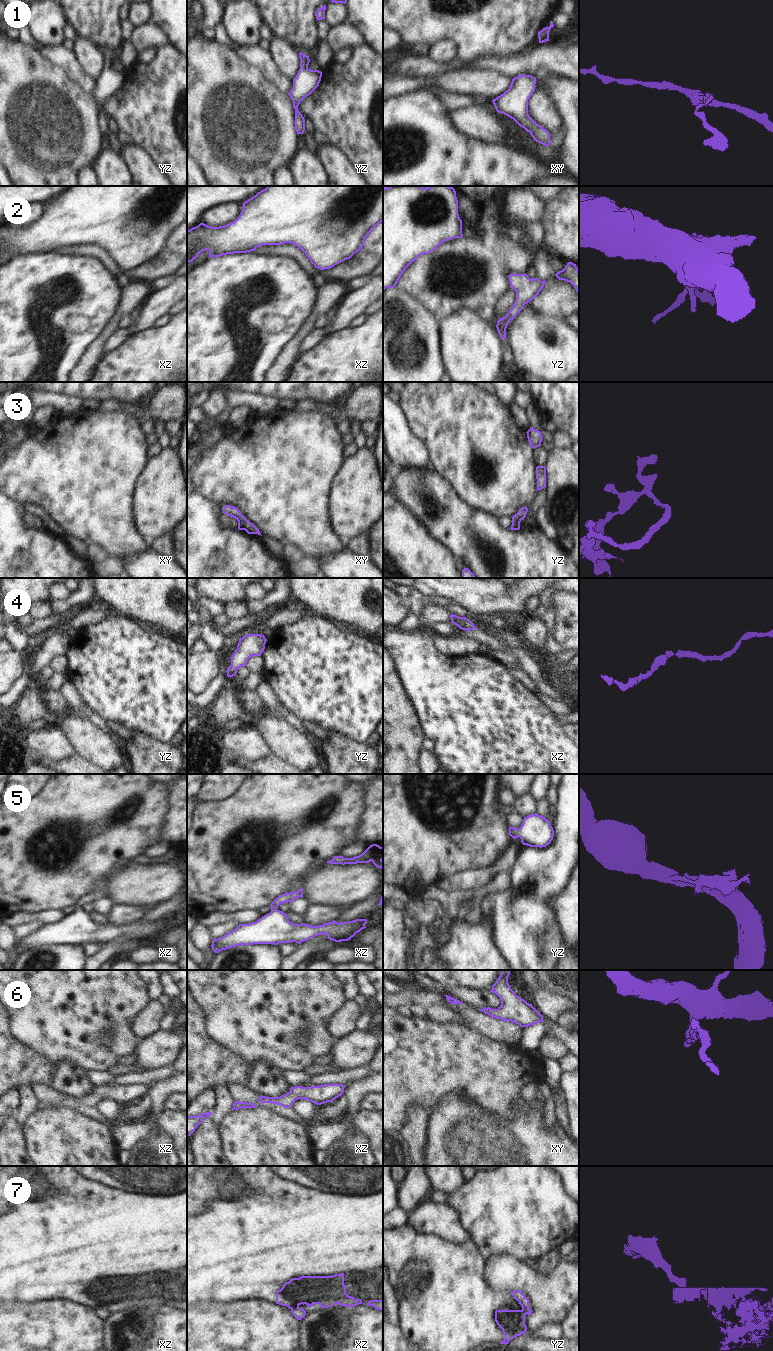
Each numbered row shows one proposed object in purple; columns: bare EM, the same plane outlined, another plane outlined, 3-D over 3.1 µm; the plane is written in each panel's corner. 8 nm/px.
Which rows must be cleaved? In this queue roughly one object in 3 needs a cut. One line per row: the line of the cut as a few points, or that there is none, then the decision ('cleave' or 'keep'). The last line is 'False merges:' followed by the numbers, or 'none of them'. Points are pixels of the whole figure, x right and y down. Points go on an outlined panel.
1: cut none; keep
2: cut none; keep
3: cut none; keep
4: cut none; keep
5: cut none; keep
6: cut none; keep
7: cut xz (298, 1306), (291, 1309); cleave
False merges: 7

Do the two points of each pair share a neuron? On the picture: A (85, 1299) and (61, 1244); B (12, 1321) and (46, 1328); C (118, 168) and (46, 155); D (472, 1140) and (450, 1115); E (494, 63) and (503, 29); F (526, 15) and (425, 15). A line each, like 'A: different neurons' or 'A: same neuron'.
A: same neuron
B: same neuron
C: different neurons
D: same neuron
E: different neurons
F: same neuron

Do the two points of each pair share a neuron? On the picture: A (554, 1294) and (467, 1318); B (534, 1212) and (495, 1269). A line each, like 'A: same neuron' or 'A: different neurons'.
A: different neurons
B: different neurons

